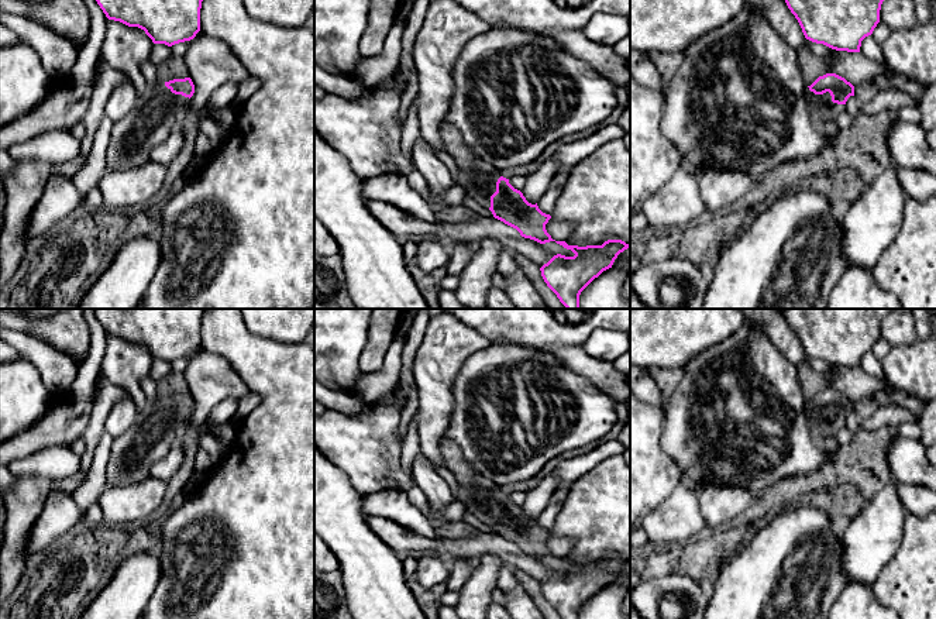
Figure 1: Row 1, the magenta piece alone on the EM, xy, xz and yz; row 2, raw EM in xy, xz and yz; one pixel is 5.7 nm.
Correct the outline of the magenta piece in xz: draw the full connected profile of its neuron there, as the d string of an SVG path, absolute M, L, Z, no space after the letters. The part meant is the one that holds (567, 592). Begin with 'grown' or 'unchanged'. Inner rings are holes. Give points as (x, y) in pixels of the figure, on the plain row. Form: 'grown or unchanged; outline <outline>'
unchanged; outline M608 556L602 561L568 561L555 557L575 571L554 571L540 587L547 602L561 619L579 619L581 608L603 587L612 584L620 568L630 564L622 556Z

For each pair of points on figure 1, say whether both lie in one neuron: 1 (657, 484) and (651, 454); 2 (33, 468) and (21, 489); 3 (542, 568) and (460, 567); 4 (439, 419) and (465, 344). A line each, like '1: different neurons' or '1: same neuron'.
1: same neuron
2: different neurons
3: different neurons
4: same neuron

